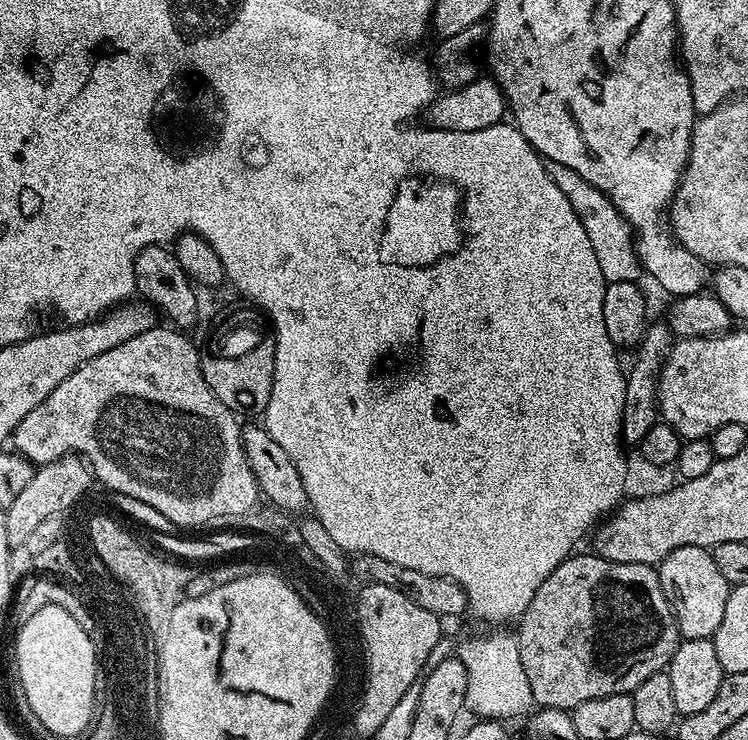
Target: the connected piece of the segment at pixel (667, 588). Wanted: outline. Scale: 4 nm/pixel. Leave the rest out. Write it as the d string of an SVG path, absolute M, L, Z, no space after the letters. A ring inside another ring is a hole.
M678 546L678 550L666 554L666 558L658 566L658 571L662 594L666 594L666 602L670 602L681 637L685 640L707 640L712 637L726 611L730 586L718 571L711 551L698 546Z

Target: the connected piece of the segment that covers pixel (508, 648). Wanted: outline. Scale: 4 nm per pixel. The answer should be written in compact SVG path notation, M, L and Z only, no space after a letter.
M496 632L493 636L476 636L459 645L458 655L468 675L464 703L476 718L508 722L511 716L524 718L533 711L530 678L526 678L526 670L522 670L520 641L515 635Z

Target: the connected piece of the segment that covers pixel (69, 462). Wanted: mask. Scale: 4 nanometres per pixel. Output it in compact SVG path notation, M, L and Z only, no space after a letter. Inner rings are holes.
M75 454L37 467L29 485L14 498L10 507L5 509L10 546L14 550L25 547L29 536L43 520L71 511L71 507L89 490L91 484L94 484L94 476L89 465Z

